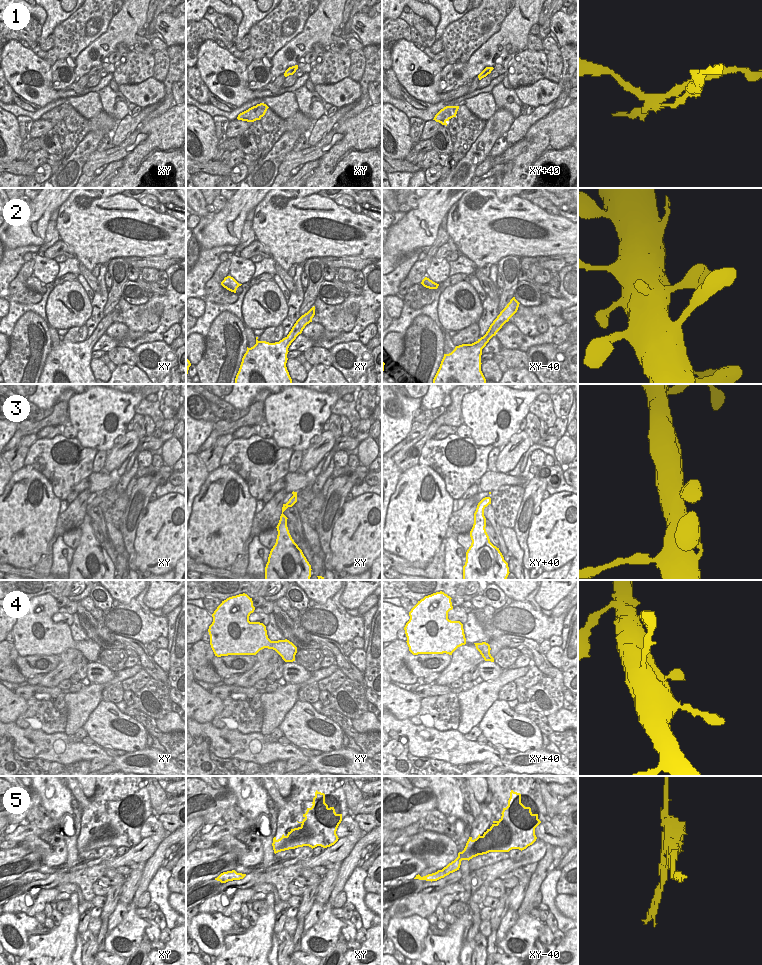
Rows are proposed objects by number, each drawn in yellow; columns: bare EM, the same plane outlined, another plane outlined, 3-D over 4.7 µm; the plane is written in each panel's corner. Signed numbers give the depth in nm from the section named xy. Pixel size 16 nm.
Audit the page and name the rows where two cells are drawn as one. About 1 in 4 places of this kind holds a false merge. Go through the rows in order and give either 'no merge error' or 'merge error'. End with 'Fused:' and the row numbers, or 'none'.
1: merge error
2: no merge error
3: no merge error
4: no merge error
5: merge error
Fused: 1, 5

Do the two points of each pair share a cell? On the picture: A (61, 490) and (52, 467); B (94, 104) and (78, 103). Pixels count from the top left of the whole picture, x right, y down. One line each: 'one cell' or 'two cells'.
A: one cell
B: one cell

